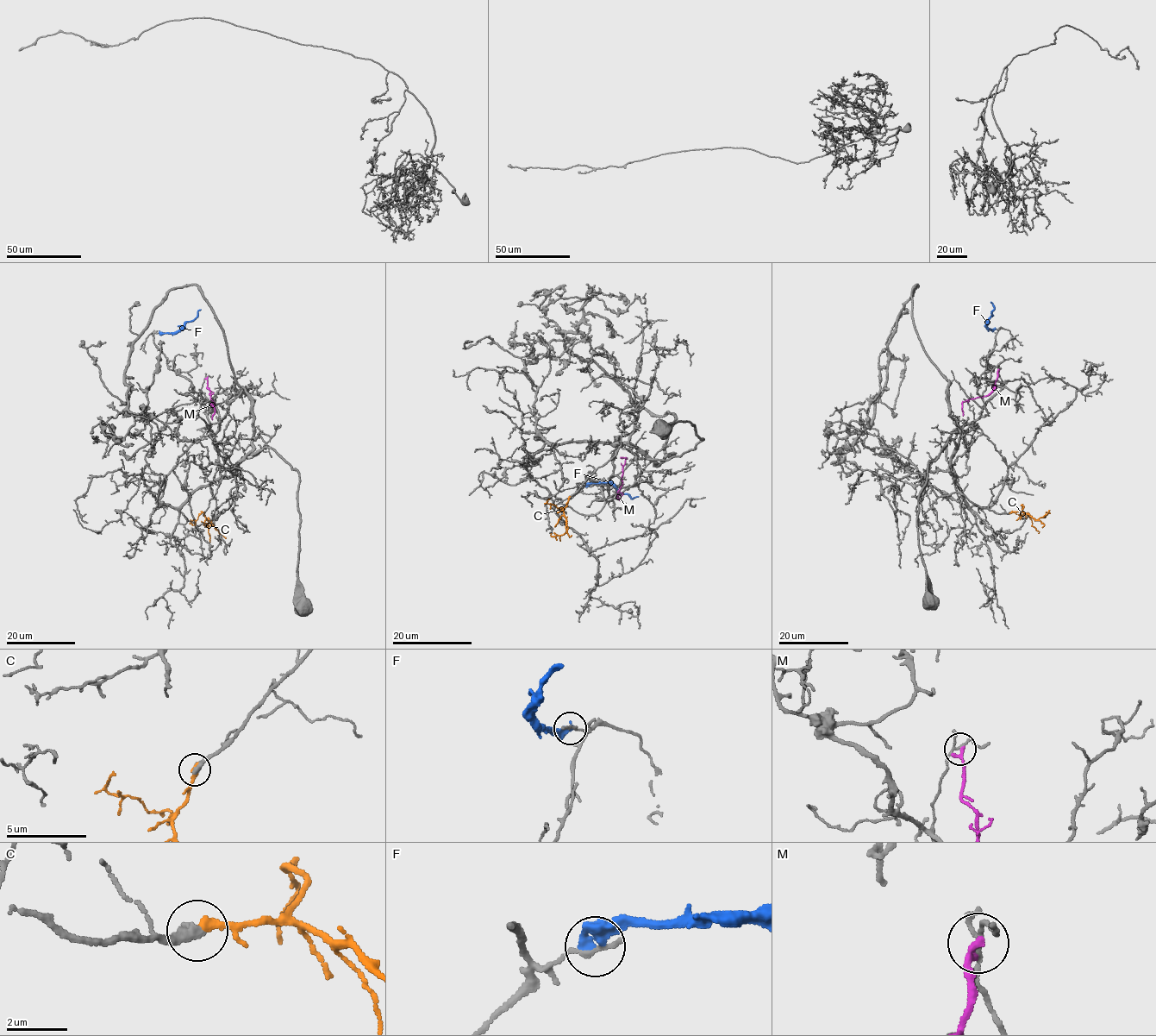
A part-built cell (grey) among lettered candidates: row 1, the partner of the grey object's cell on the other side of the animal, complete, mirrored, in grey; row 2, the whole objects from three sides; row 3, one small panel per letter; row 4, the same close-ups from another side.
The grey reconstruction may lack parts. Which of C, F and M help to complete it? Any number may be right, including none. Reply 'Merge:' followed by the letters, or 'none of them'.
Merge: C

